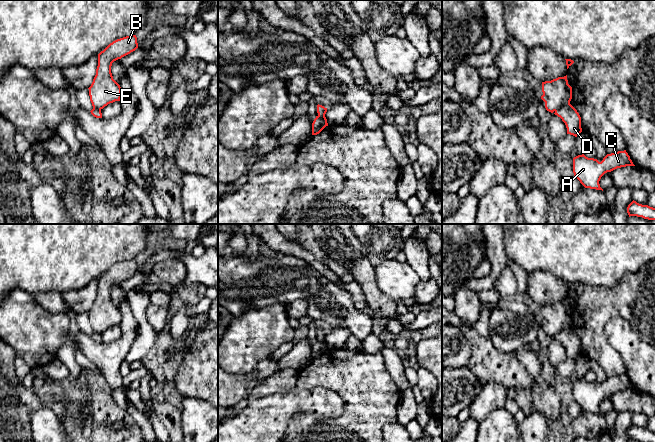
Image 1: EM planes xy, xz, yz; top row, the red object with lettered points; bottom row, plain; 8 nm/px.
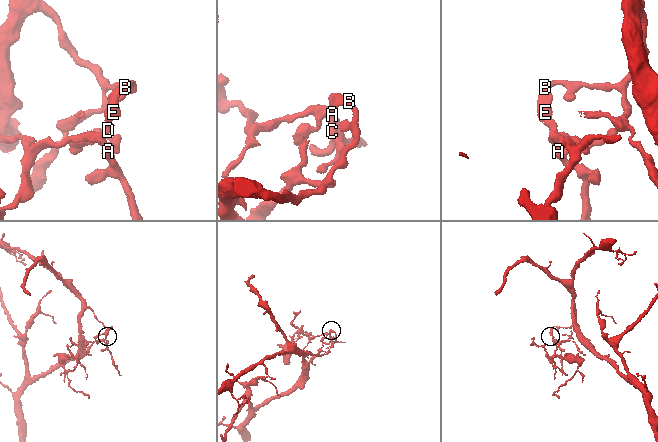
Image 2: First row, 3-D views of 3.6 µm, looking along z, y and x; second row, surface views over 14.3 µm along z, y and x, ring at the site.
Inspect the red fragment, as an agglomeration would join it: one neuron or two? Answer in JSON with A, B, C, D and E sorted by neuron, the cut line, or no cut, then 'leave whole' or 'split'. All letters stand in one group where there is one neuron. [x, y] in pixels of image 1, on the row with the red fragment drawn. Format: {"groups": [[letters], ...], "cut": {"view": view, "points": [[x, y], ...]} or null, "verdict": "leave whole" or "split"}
{"groups": [["A", "C", "D"], ["B", "E"]], "cut": {"view": "xz", "points": [[318, 114], [324, 118], [325, 126]]}, "verdict": "split"}

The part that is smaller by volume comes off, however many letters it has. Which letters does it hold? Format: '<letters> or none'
A, C, D

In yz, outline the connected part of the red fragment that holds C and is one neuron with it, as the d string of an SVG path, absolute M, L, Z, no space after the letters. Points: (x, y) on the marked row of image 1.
M624 151L607 154L601 162L594 158L578 155L573 158L573 173L585 188L602 190L599 181L601 177L617 168L635 166L630 156Z

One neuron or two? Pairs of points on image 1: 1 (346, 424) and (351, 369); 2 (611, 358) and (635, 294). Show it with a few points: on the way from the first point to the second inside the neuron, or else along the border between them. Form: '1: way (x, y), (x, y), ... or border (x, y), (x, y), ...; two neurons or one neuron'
1: way (351, 410), (351, 383); one neuron
2: way (599, 340), (599, 321), (617, 303); one neuron

